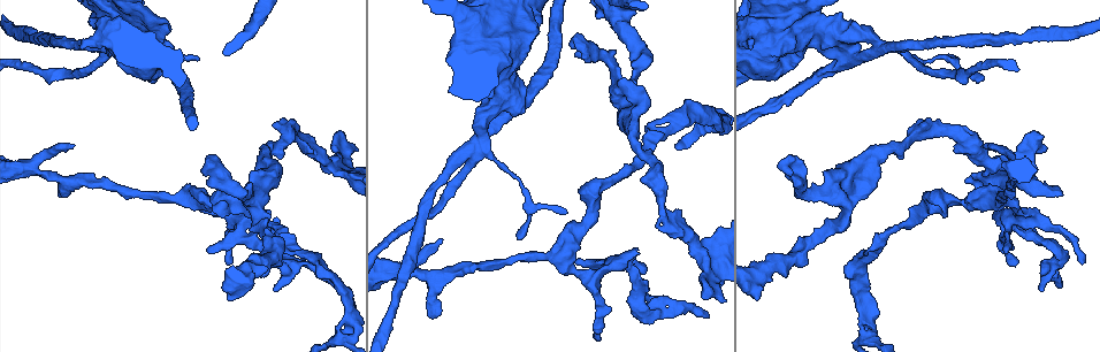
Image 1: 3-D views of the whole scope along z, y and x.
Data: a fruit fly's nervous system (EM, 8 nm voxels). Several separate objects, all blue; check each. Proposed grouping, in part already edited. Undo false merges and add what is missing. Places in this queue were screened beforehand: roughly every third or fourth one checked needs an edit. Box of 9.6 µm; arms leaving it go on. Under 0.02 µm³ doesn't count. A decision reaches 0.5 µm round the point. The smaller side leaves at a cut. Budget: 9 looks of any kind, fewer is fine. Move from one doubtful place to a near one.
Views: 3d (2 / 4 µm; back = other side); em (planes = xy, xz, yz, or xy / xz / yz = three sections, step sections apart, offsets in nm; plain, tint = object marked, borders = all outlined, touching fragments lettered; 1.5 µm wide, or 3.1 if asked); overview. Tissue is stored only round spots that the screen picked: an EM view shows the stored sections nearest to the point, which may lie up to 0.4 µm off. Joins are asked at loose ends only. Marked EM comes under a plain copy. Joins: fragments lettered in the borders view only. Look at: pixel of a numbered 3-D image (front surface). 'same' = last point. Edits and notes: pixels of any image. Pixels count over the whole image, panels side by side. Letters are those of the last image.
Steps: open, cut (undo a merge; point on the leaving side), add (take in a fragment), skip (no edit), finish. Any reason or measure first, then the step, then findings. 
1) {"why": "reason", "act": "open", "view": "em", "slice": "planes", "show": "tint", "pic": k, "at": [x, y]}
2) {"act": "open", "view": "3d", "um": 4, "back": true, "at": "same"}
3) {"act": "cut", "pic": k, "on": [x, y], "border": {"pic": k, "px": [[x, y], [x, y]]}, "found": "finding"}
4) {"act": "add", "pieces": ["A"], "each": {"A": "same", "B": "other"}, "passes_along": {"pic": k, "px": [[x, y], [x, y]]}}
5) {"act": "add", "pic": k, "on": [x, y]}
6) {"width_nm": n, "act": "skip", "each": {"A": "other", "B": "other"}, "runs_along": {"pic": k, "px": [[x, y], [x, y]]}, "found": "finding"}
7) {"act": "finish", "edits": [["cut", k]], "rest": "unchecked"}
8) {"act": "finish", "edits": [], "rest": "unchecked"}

{"why": "an open end", "act": "open", "view": "em", "slice": "xy", "step": 4, "show": "borders", "pic": 1, "at": [1041, 136]}

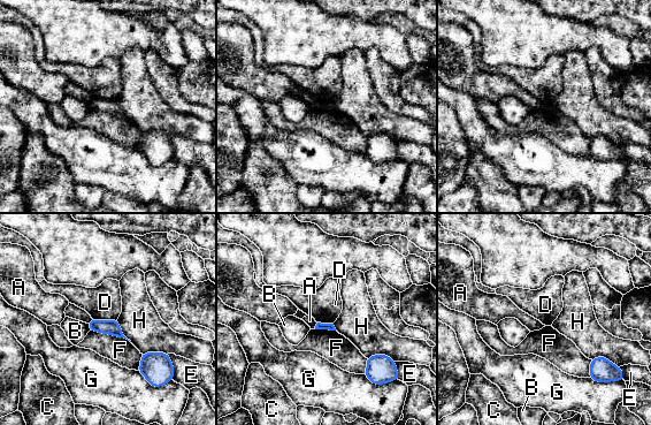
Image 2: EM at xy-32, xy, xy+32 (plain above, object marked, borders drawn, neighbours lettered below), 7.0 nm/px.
{"act": "skip", "each": {"A": "other", "B": "other", "C": "other", "D": "other", "E": "other", "F": "other", "G": "other", "H": "other"}, "border": {"pic": 2, "px": [[92, 318], [116, 320]]}, "found": "none of them fits"}

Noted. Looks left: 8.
{"why": "branch stops here", "act": "open", "view": "em", "slice": "planes", "show": "borders", "pic": 1, "at": [1080, 263]}

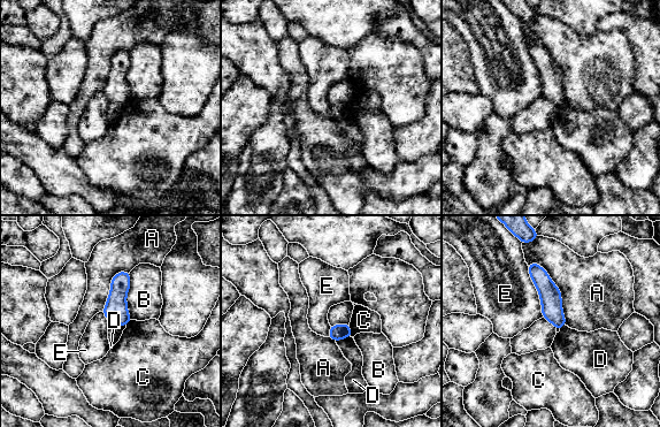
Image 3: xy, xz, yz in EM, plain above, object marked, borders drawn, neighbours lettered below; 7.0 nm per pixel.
{"act": "skip", "each": {"A": "other", "B": "other", "C": "other", "D": "other", "E": "other"}, "border": {"pic": 3, "px": [[527, 266], [539, 297], [543, 317]]}, "found": "no lettered fragment goes on from it"}

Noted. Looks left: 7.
{"act": "open", "view": "3d", "um": 4, "pic": 1, "at": [648, 286]}

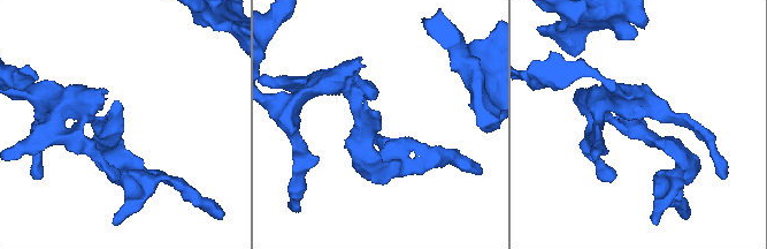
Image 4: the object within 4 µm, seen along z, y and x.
{"act": "open", "view": "em", "slice": "yz", "step": 4, "show": "borders", "pic": 4, "at": [123, 108]}

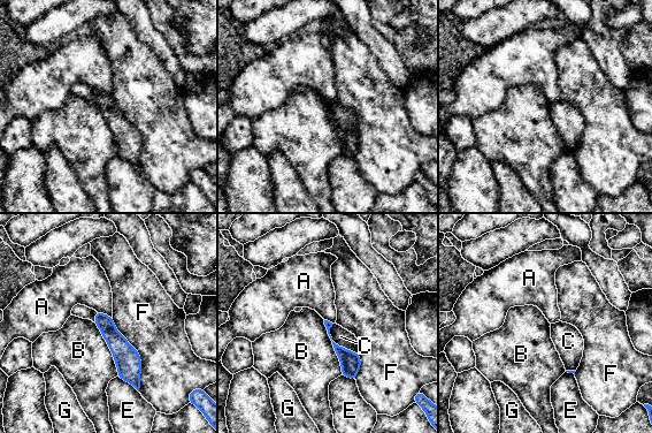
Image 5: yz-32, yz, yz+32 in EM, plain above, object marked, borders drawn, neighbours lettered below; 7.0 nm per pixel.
{"act": "open", "view": "em", "slice": "planes", "show": "borders", "at": "same"}

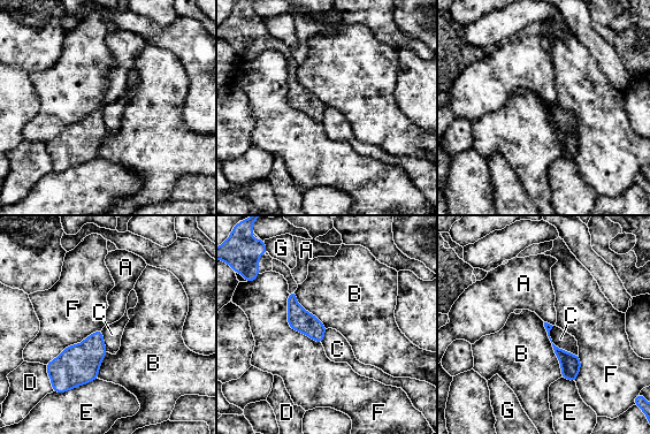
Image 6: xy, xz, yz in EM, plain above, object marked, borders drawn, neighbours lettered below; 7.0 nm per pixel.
{"act": "skip", "each": {"A": "other", "B": "other", "C": "other", "D": "other", "E": "other", "F": "other", "G": "other"}, "border": {"pic": 6, "px": [[543, 322], [559, 362], [561, 377]]}, "found": "none of them fits"}

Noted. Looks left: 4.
{"why": "free end", "act": "open", "view": "em", "slice": "xz", "step": 4, "show": "borders", "pic": 1, "at": [845, 277]}

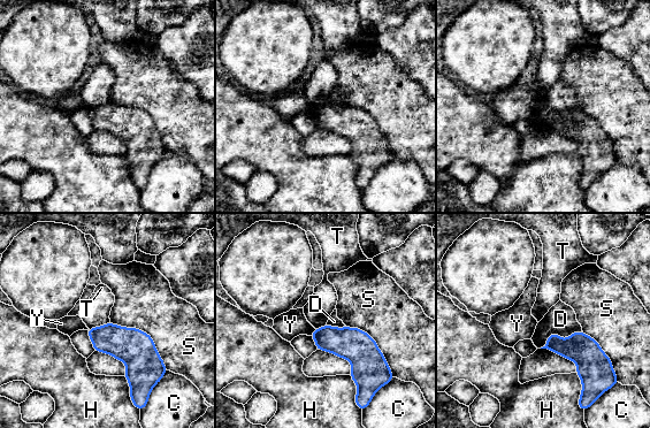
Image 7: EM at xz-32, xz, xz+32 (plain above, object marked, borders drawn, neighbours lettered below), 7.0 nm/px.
{"width_nm": 110, "longest_contact_nm": ["S", 500], "act": "skip", "each": {"C": "other", "D": "other", "H": "other", "S": "other", "T": "other", "Y": "other"}, "found": "no lettered fragment goes on from it"}

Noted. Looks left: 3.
{"act": "finish", "edits": [], "rest": "unchecked"}

